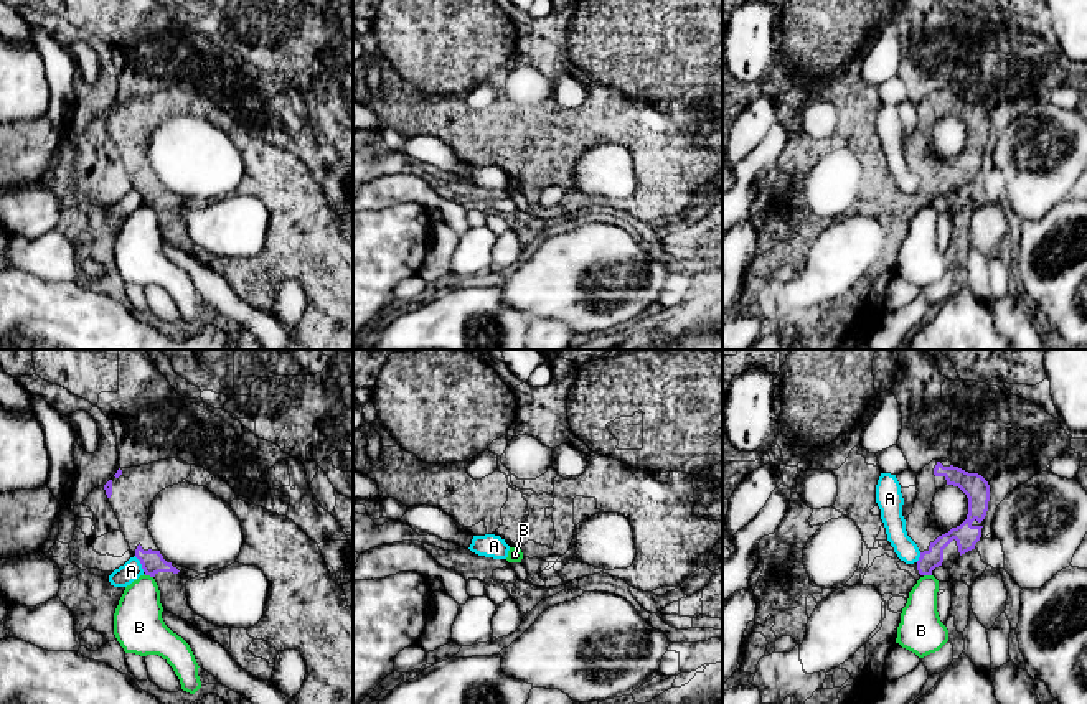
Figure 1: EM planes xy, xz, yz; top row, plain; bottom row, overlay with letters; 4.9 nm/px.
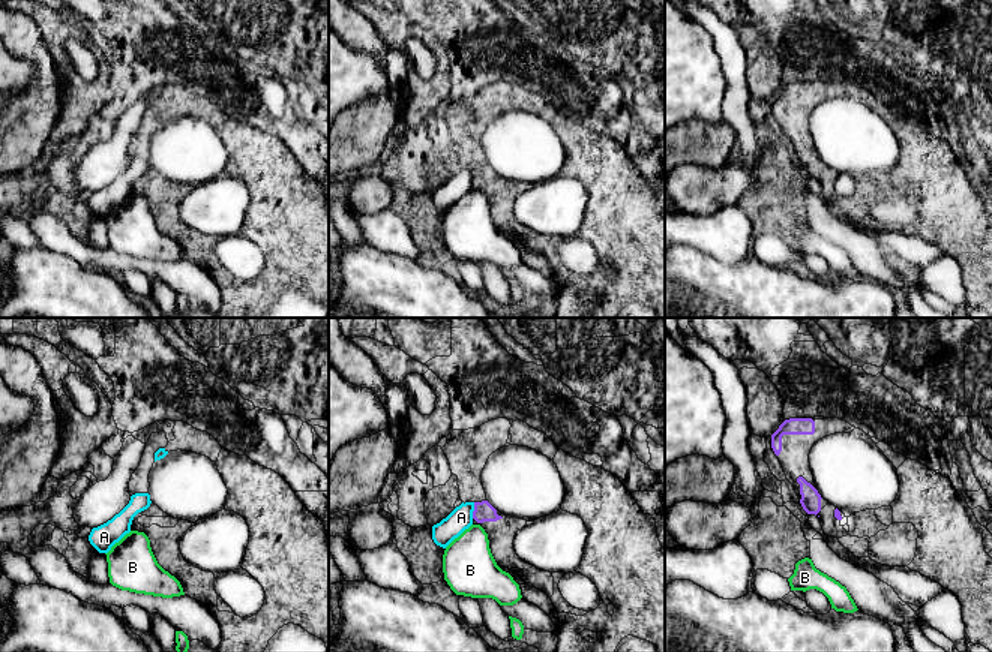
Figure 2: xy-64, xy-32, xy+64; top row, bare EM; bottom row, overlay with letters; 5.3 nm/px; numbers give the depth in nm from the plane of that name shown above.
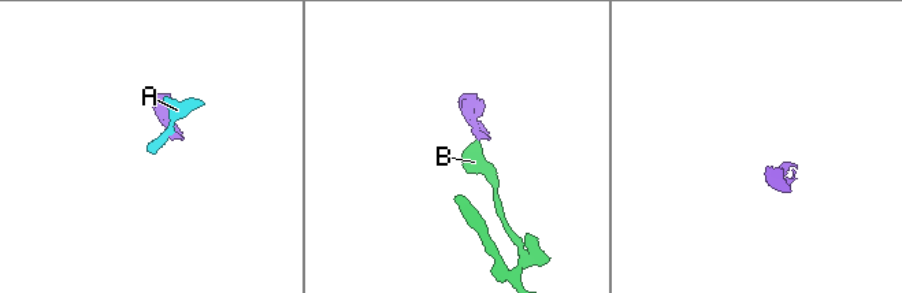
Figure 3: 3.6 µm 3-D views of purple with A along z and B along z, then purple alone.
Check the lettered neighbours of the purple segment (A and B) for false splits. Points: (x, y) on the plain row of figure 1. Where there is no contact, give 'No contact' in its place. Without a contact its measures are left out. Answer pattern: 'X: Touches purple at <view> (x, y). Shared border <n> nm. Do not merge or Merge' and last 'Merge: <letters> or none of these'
A: Touches purple at xy (141, 193). Shared border 90 nm. Do not merge
B: Touches purple at xy (149, 205). Shared border 50 nm. Do not merge
Merge: none of these

